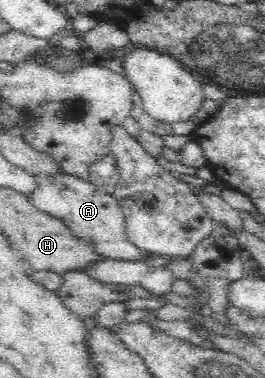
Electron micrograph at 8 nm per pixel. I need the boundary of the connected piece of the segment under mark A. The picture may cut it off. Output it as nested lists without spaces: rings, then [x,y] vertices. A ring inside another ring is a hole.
[[[65,171],[35,174],[36,186],[26,194],[29,202],[39,211],[62,220],[75,237],[93,239],[97,251],[113,260],[136,261],[146,254],[128,242],[124,216],[113,195],[99,192],[87,178]]]

